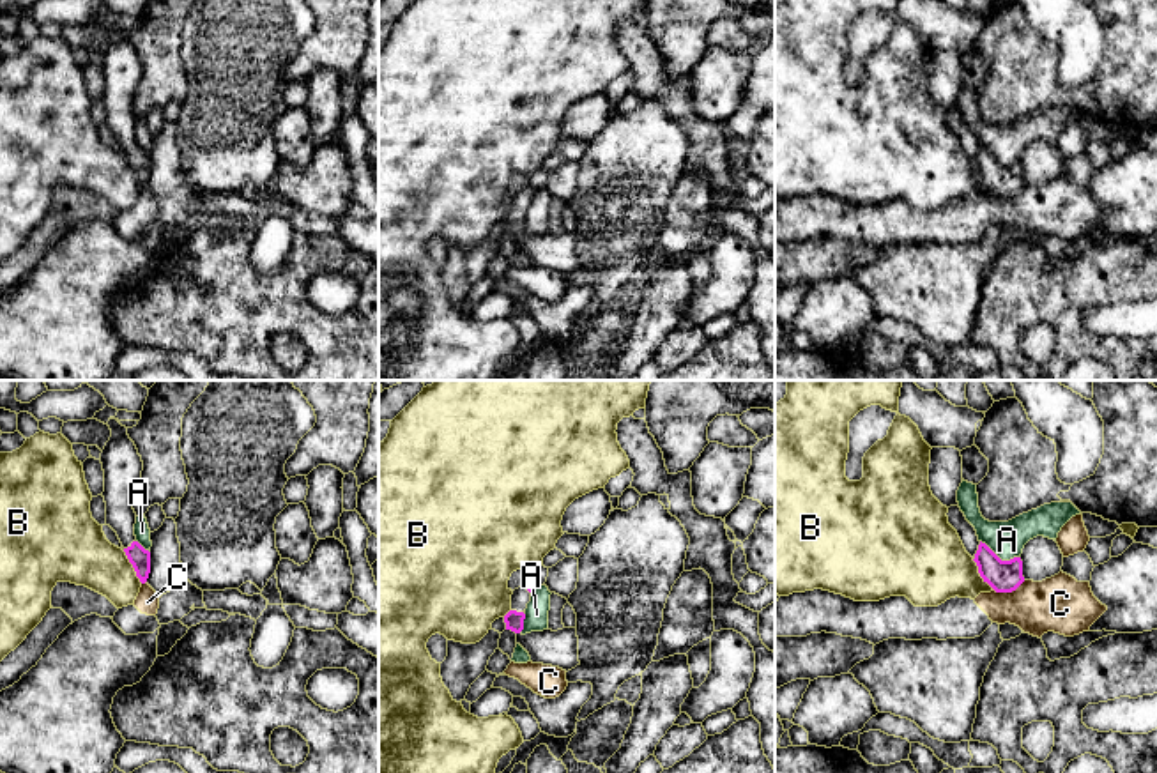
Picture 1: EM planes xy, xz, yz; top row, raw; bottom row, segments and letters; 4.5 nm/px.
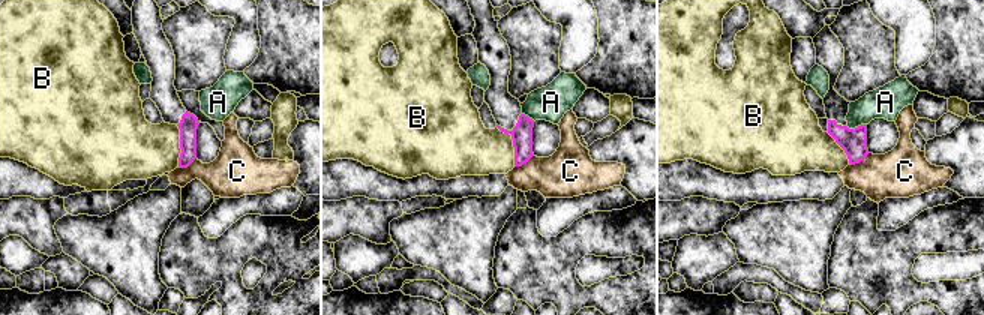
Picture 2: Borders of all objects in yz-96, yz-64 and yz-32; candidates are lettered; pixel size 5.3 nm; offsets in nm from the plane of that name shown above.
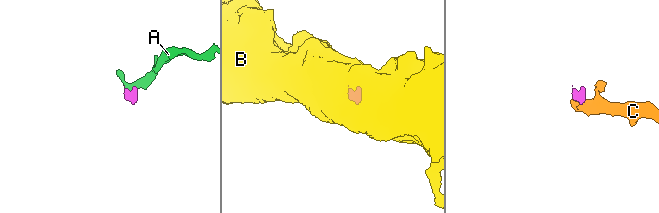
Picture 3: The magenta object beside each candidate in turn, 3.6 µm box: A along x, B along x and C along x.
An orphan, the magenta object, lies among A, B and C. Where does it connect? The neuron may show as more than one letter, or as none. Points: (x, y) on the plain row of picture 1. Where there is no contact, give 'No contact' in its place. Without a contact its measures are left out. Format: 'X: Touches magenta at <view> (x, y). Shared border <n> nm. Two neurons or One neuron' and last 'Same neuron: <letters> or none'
A: Touches magenta at yz (998, 161). Shared border 200 nm. Two neurons
B: Touches magenta at xy (133, 170). Shared border 180 nm. Two neurons
C: Touches magenta at yz (1009, 195). Shared border 150 nm. Two neurons
Same neuron: none

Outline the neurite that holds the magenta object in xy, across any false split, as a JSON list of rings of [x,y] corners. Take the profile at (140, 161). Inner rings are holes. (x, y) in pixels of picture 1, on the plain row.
[[[110,23],[106,28],[111,34],[111,41],[101,57],[106,129],[117,136],[136,180],[145,188],[150,177],[150,156],[136,145],[136,117],[133,113],[133,97],[142,81],[143,65],[127,39],[127,32],[117,23]]]

